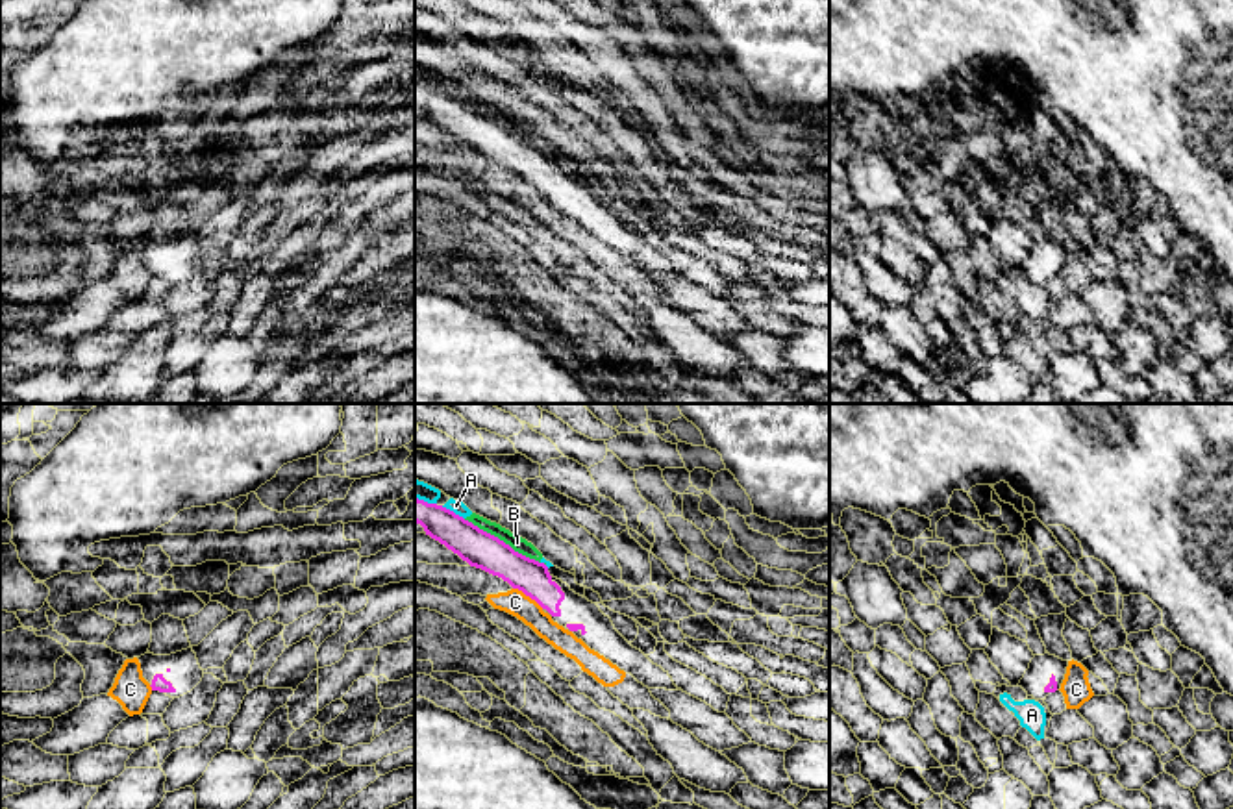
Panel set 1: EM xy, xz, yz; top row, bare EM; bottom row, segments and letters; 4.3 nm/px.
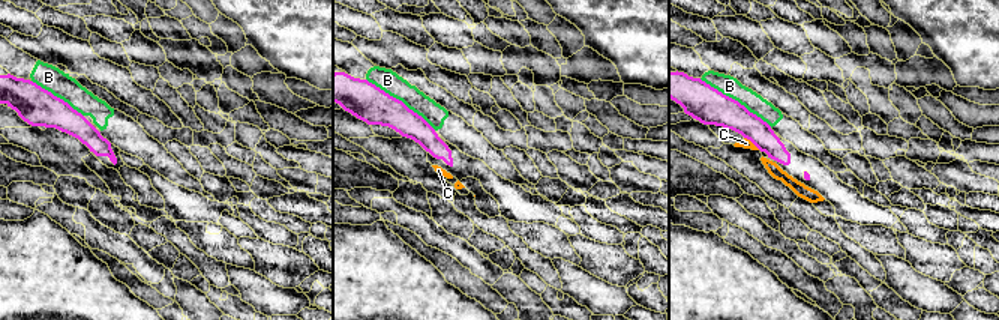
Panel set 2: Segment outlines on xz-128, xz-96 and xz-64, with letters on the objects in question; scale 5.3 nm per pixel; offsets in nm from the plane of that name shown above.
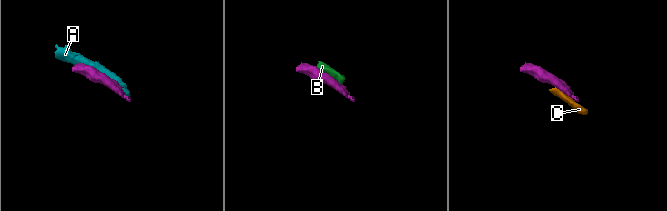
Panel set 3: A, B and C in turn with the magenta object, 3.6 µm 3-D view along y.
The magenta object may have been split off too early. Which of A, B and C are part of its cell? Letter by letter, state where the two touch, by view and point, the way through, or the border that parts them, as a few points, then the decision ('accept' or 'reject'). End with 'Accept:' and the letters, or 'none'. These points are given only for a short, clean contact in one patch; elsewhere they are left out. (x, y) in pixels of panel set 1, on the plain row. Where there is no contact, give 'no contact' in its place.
A: meets magenta in xz at (452, 97); reject
B: meets magenta in xz at (502, 126); border along xz (463, 104), (539, 149); reject
C: meets magenta in xz at (528, 180); border along xz (513, 173), (543, 193); reject
Accept: none

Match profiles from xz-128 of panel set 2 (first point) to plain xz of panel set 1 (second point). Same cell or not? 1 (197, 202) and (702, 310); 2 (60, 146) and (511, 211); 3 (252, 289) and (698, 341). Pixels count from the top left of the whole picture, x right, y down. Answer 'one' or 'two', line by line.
1: two
2: one
3: one

